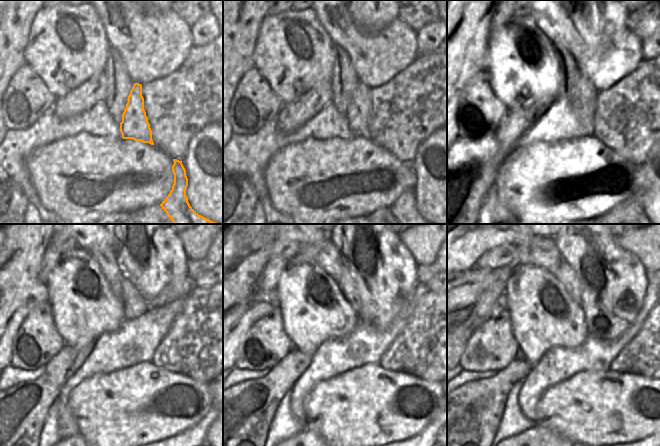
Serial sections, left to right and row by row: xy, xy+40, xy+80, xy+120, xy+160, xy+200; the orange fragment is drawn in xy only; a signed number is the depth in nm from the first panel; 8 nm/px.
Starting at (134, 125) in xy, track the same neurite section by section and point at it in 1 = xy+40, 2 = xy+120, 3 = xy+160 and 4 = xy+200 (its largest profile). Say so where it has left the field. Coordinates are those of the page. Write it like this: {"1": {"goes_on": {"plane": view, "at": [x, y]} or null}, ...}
{"1": {"goes_on": {"plane": "xy+40", "at": [358, 113]}}, "2": {"goes_on": {"plane": "xy+120", "at": [134, 305]}}, "3": {"goes_on": {"plane": "xy+160", "at": [346, 282]}}, "4": {"goes_on": {"plane": "xy+200", "at": [565, 274]}}}

